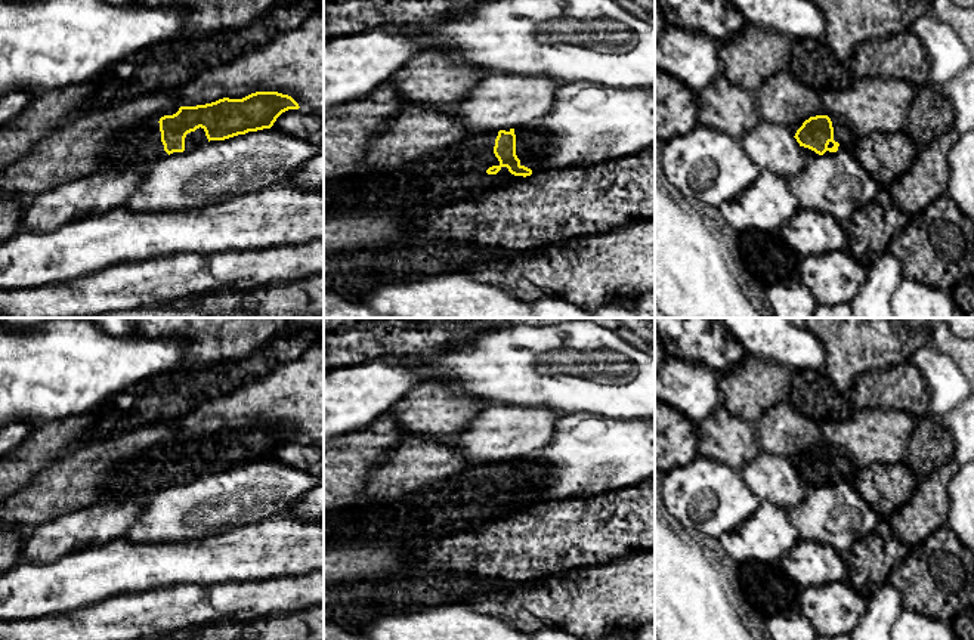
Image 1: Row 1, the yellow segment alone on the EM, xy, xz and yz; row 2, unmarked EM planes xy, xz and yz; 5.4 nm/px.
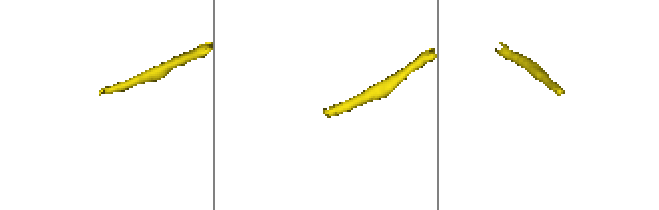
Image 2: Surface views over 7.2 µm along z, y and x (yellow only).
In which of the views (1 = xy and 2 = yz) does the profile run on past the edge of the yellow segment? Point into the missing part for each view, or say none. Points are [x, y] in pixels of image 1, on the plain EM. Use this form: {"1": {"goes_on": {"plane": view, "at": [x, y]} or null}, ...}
{"1": {"goes_on": {"plane": "xy", "at": [136, 476]}}, "2": {"goes_on": {"plane": "yz", "at": [844, 464]}}}

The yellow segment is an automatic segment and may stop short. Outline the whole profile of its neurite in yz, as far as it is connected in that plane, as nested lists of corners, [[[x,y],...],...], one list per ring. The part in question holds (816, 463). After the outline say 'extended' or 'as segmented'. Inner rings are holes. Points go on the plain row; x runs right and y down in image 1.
[[[820,439],[808,451],[798,454],[791,463],[806,489],[837,482],[853,485],[860,469],[850,454],[831,445],[826,439]]] | extended

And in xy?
[[[256,423],[242,430],[223,429],[154,445],[115,464],[106,474],[102,500],[143,500],[210,472],[270,460],[282,443],[299,439],[288,426]]] | extended

